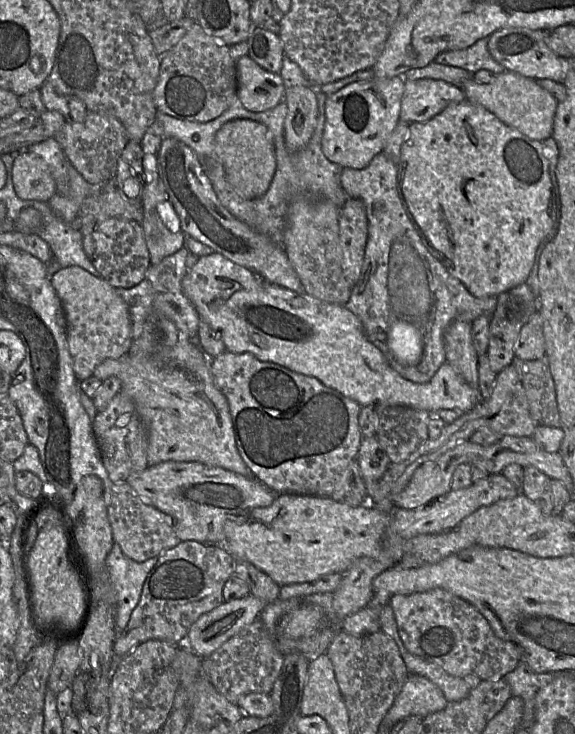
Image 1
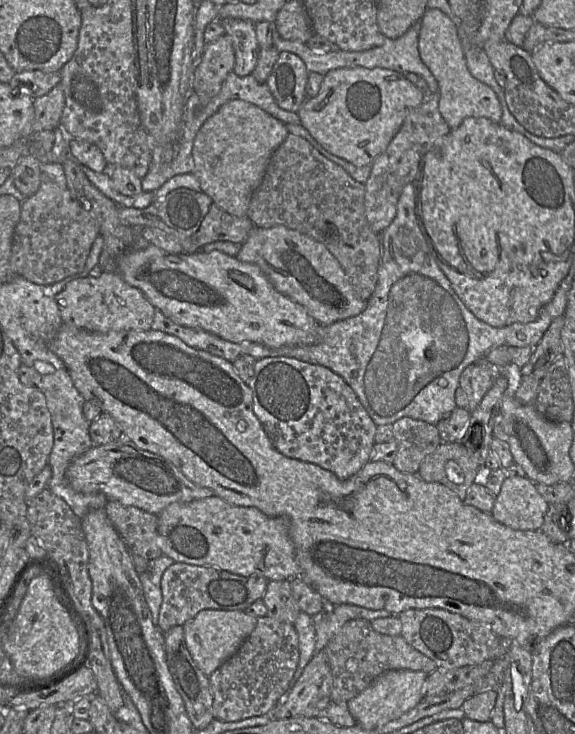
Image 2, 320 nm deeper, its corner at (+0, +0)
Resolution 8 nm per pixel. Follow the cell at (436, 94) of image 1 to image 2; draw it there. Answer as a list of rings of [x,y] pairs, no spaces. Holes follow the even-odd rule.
[[[429,8],[421,18],[419,54],[438,83],[439,111],[450,129],[465,118],[486,118],[500,123],[502,107],[496,93],[468,71],[456,24],[441,10]]]

